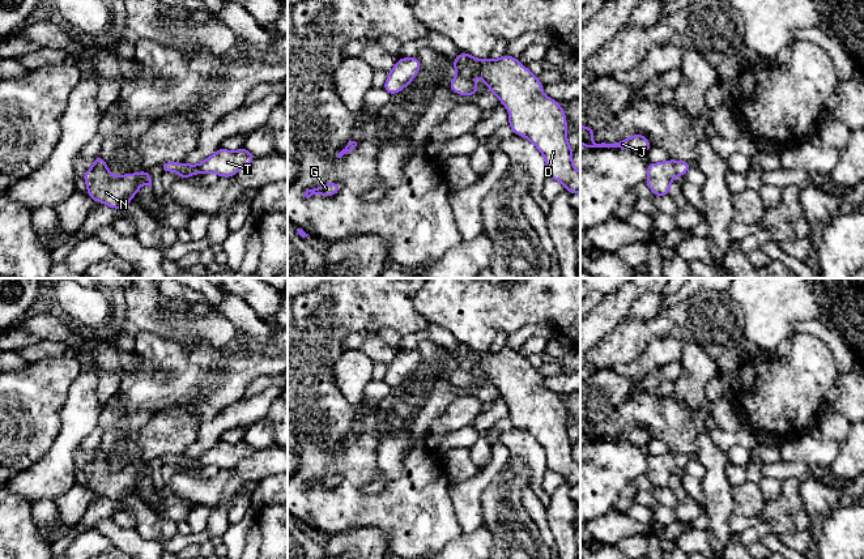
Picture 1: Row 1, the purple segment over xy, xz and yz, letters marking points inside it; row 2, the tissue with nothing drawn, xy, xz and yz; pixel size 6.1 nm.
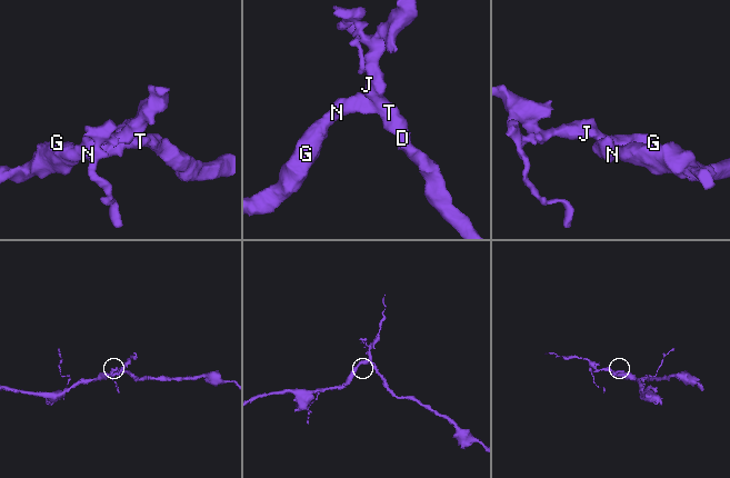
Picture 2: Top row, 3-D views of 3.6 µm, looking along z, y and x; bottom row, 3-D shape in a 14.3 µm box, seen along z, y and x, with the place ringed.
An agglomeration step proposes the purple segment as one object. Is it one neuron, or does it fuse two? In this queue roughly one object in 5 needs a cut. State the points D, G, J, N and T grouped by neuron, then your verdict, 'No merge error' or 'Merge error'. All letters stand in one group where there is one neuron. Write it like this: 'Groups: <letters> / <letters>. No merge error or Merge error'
Groups: D G J N T. No merge error

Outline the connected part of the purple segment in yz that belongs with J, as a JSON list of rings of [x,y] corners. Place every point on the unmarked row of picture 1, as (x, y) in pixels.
[[[580,418],[580,435],[584,438],[586,441],[592,441],[592,440],[617,440],[617,441],[631,441],[634,444],[638,445],[646,445],[648,444],[652,438],[648,435],[648,432],[640,427],[640,426],[635,426],[634,428],[614,435],[614,436],[595,436],[592,434],[592,427],[593,427],[595,422],[590,421],[590,419],[584,419]]]

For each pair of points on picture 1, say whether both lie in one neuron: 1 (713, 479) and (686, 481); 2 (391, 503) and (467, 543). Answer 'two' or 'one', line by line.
1: two
2: two

